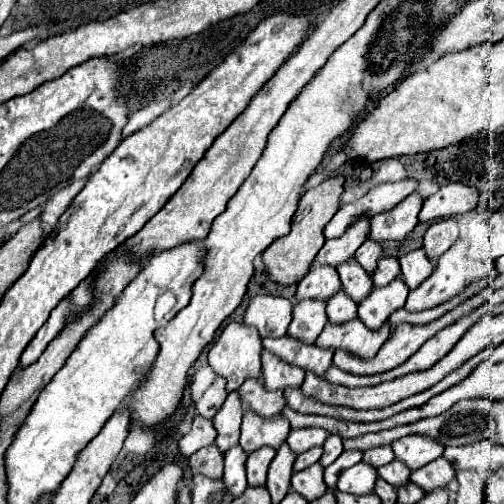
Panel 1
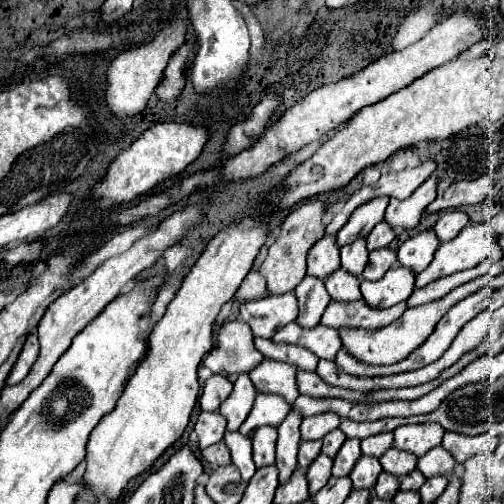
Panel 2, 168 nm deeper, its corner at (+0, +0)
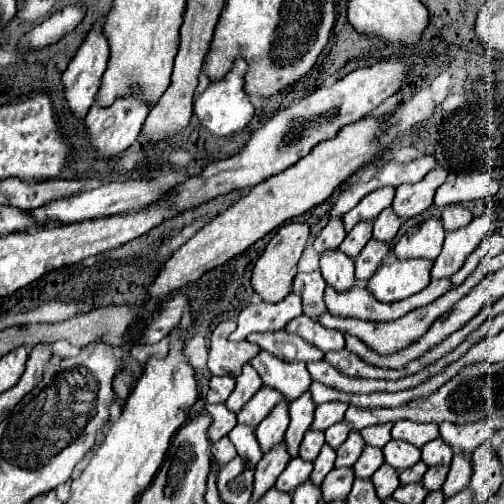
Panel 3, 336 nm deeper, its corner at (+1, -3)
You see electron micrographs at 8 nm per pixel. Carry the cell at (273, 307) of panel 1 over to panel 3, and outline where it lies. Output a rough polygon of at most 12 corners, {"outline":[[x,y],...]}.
{"outline":[[291,292],[275,304],[249,304],[237,316],[231,340],[275,332],[303,312]]}

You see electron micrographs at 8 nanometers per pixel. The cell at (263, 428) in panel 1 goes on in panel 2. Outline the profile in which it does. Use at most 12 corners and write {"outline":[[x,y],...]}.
{"outline":[[260,393],[240,433],[278,427],[292,407],[282,397]]}

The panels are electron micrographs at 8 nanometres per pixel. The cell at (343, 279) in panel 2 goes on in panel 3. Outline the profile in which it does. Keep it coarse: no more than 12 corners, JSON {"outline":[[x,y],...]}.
{"outline":[[339,248],[319,266],[325,282],[343,292],[355,284],[353,260]]}

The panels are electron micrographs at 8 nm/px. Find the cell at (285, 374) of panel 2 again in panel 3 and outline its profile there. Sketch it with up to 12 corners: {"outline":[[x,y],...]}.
{"outline":[[261,350],[249,364],[289,402],[311,386],[303,362]]}

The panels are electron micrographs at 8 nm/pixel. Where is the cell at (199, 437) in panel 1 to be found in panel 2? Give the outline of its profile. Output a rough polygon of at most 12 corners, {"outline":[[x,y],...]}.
{"outline":[[200,413],[194,431],[198,447],[222,441],[226,419],[220,413]]}

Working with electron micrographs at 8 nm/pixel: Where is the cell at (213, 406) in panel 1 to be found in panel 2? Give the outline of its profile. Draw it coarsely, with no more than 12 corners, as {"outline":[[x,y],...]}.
{"outline":[[222,375],[204,383],[202,411],[218,411],[232,393],[232,383]]}

